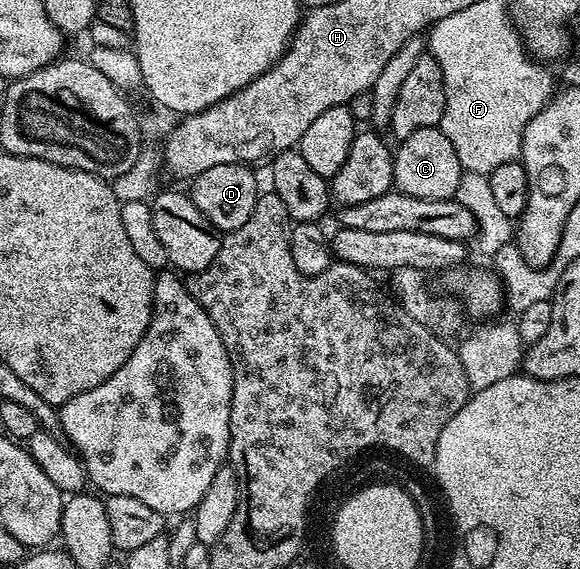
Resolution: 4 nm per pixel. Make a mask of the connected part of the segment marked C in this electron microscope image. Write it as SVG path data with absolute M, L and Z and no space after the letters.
M434 126L418 128L399 145L395 147L392 160L392 180L399 193L419 198L451 198L457 193L462 167L454 144L450 144L443 130Z

